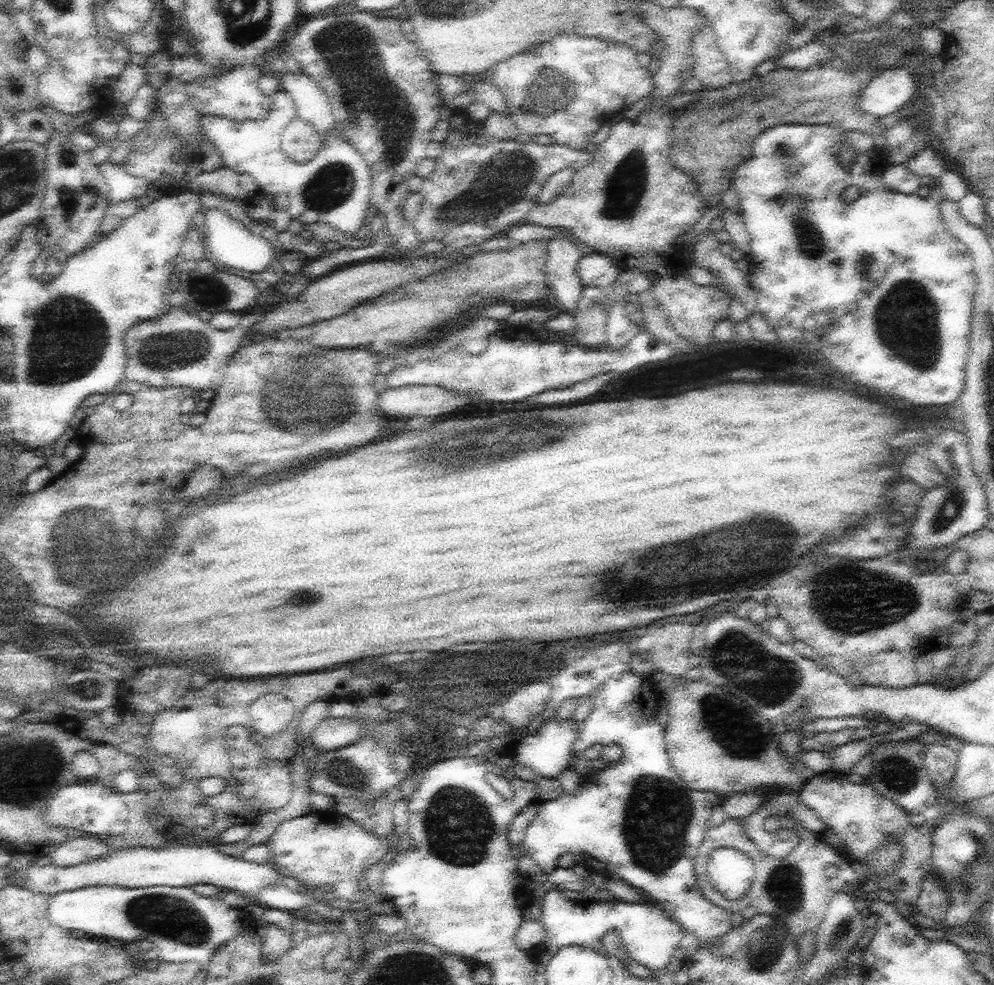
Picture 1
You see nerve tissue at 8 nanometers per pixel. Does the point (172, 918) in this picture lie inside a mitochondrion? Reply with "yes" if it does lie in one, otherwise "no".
yes

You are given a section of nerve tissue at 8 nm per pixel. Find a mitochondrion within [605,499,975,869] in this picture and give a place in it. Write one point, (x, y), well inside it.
(772, 679)

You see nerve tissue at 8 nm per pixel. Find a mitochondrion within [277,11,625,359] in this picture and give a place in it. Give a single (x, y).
(369, 93)

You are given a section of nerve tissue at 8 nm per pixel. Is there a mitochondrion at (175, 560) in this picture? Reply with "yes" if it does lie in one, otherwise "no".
no

